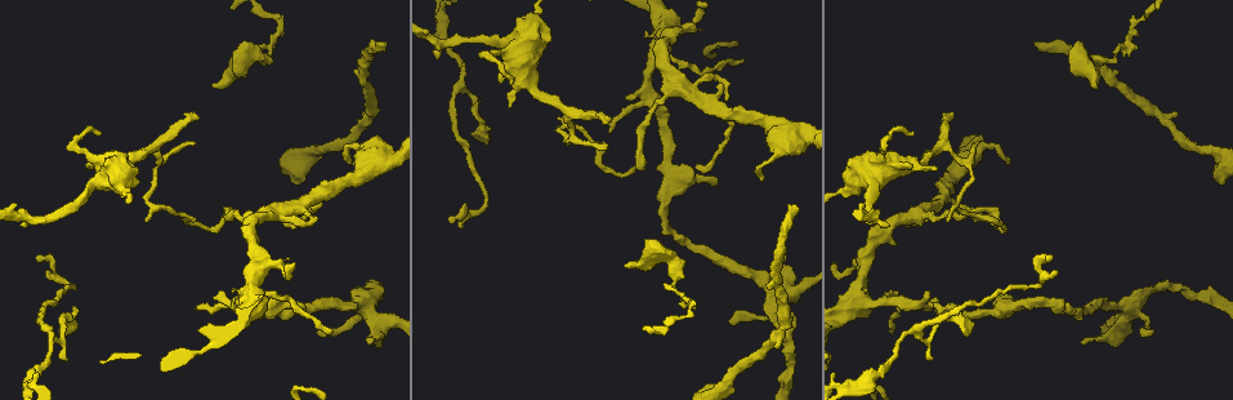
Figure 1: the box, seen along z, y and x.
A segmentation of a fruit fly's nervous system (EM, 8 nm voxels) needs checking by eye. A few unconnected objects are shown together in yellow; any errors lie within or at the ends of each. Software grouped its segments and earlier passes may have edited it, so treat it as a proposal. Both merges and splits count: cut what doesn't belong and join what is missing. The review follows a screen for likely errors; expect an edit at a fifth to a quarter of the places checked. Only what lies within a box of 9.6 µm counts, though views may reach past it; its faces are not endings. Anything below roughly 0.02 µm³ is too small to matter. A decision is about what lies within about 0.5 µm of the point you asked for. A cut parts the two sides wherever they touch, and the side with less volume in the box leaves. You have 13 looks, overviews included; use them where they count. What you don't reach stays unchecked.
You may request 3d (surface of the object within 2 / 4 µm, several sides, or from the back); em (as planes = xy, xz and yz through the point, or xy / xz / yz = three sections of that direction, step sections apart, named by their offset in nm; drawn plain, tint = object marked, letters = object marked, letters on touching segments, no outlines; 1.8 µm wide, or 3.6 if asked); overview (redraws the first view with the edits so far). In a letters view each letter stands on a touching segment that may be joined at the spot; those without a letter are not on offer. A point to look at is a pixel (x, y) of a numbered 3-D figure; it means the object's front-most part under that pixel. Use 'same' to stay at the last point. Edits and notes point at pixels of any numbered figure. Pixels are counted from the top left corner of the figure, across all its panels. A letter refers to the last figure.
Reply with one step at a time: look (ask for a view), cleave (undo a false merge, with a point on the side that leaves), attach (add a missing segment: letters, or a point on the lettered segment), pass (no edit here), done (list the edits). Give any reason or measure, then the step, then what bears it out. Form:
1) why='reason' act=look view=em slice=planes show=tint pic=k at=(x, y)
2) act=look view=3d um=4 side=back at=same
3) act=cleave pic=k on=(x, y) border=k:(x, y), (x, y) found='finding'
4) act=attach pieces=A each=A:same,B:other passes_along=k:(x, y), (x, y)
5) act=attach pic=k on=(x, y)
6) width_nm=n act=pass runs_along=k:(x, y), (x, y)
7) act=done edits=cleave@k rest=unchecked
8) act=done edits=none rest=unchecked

why='free end' act=look view=em slice=planes show=letters pic=1 at=(1037, 42)

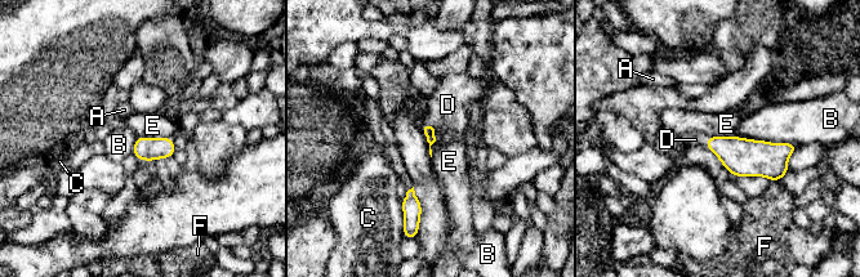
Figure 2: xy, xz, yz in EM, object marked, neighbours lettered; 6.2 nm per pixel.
act=attach pieces=D each=A:other,B:other,C:other,D:same,E:other,F:other passes_along=2:(430, 130), (430, 124), (448, 105) found='the neuron continues'

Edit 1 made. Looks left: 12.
act=look view=overview

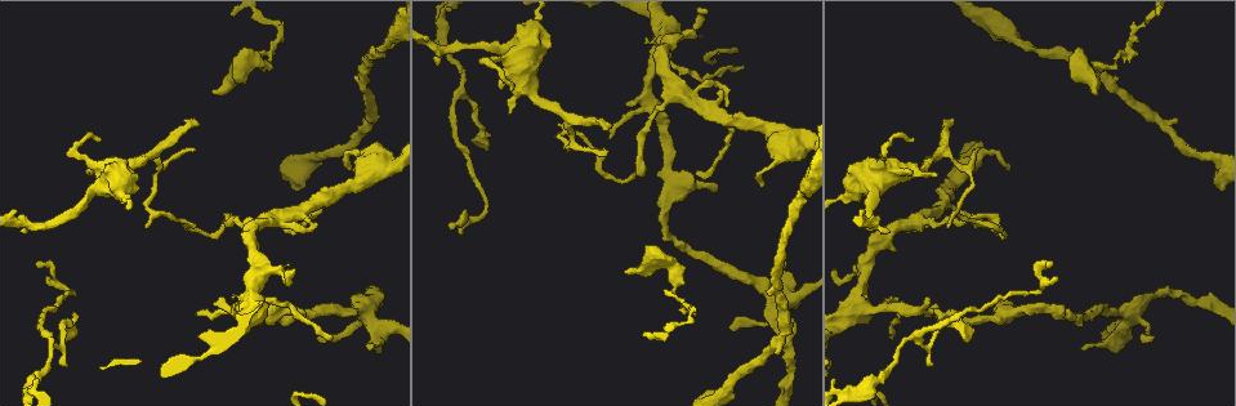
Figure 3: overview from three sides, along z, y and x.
why='branch stops here' act=look view=em slice=planes show=letters pic=3 at=(214, 91)

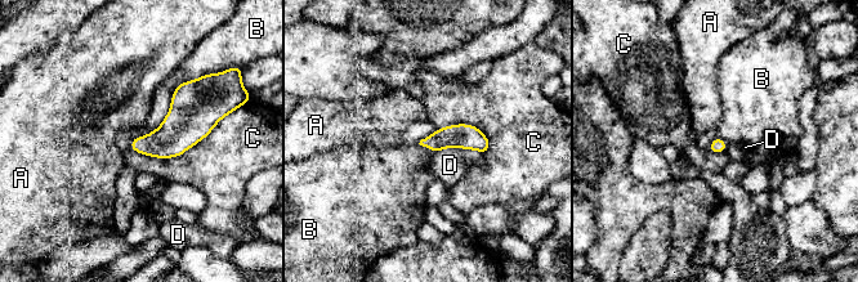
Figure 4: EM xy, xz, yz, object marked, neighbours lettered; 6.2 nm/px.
act=pass each=A:other,B:other,C:other,D:other border=4:(201, 76), (182, 83) found='none of them fits'

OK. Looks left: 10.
act=look view=3d um=4 side=back pic=3 at=(70, 327)

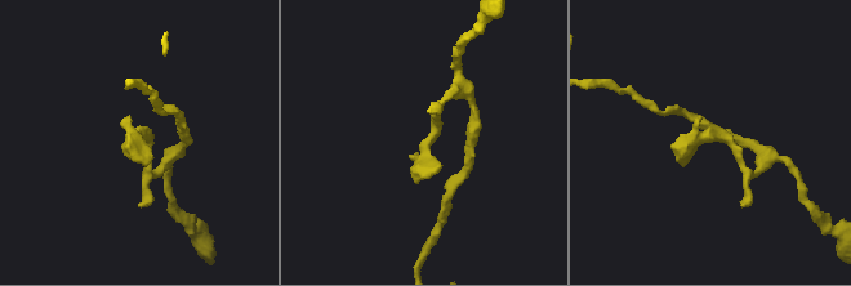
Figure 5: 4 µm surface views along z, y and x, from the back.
act=look view=em slice=planes show=plain pic=5 at=(696, 137)

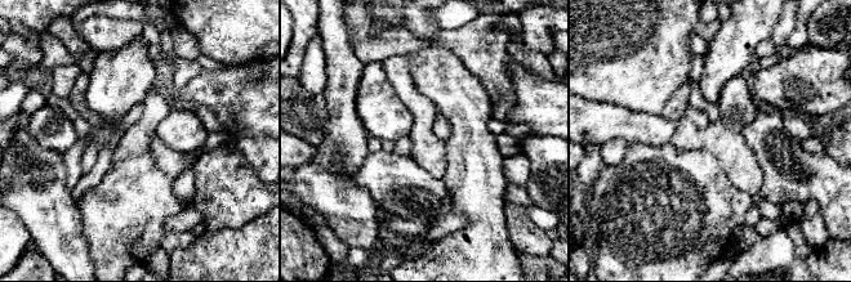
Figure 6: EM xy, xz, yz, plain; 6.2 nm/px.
act=look view=em slice=planes show=letters at=same

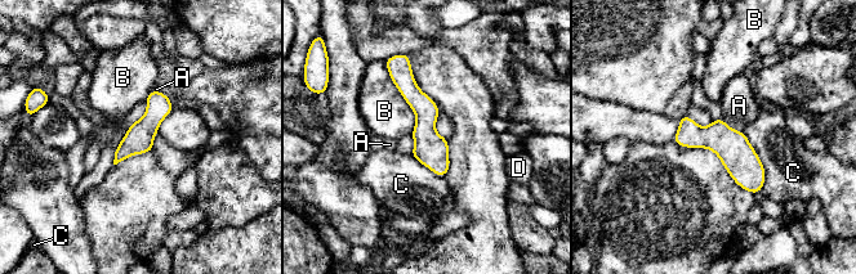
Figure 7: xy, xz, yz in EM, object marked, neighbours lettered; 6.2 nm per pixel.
longest_contact=B:480nm act=pass each=A:other,B:other,C:other,D:other found='all the same neuron'

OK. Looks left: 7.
why='branch stops here' act=look view=em um=3.6 slice=planes show=letters pic=3 at=(626, 103)

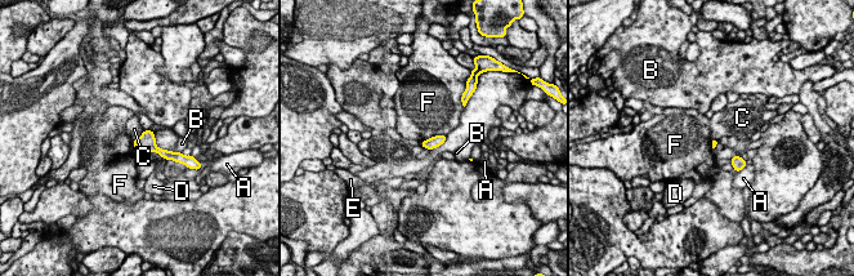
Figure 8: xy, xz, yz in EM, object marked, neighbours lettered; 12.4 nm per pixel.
act=pass each=A:other,B:other,C:other,D:other,E:other,F:other border=8:(144, 130), (132, 142) found='no lettered segment goes on from it'

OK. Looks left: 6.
act=done edits=attach@2 rest=unchecked

